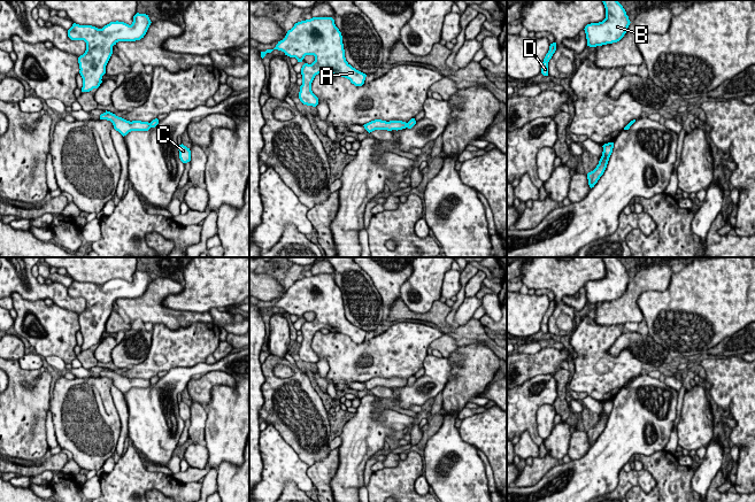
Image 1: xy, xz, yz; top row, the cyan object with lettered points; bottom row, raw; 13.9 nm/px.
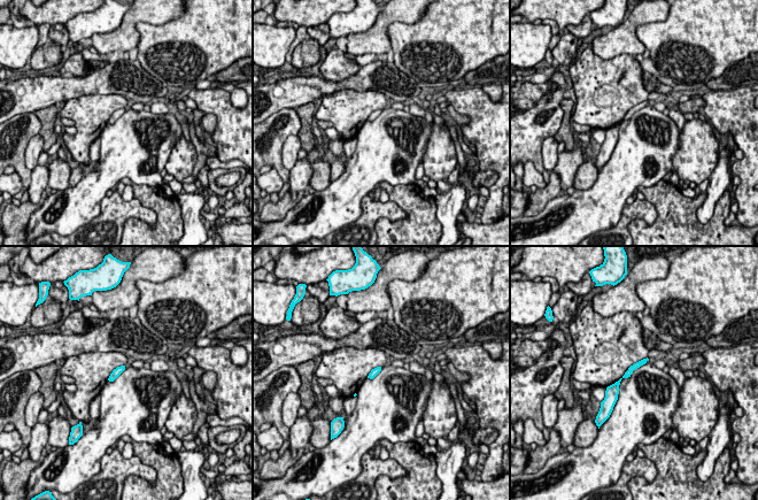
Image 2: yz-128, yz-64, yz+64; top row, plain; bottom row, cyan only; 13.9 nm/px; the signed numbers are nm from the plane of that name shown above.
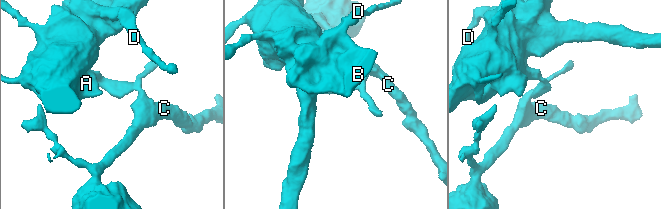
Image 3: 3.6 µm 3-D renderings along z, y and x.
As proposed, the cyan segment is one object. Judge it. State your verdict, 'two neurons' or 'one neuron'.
two neurons

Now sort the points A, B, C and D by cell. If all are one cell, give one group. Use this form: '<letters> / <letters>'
A B D / C

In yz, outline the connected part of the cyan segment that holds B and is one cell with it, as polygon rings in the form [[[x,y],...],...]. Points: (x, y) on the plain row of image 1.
[[[602,257],[606,276],[585,284],[587,303],[596,304],[619,299],[630,283],[625,267],[617,257]]]

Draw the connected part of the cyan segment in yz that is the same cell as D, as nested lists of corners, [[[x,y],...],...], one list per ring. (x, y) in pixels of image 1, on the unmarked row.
[[[553,300],[553,301],[550,301],[549,308],[546,311],[546,314],[544,316],[544,319],[541,322],[541,331],[544,333],[548,333],[548,319],[552,316],[553,311],[555,310],[555,308],[556,308],[556,300]]]

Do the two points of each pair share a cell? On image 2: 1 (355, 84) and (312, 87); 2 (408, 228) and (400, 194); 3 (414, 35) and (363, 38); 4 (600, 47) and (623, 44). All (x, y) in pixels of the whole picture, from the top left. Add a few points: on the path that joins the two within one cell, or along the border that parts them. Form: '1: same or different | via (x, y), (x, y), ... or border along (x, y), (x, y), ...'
1: same | via (345, 84), (323, 86)
2: same | via (411, 220), (411, 206), (408, 202)
3: different | border along (412, 23), (393, 22), (388, 27), (391, 48)
4: same | via (605, 46), (617, 44)

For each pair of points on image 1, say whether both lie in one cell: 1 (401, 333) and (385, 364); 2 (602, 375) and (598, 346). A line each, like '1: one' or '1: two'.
1: one
2: one

